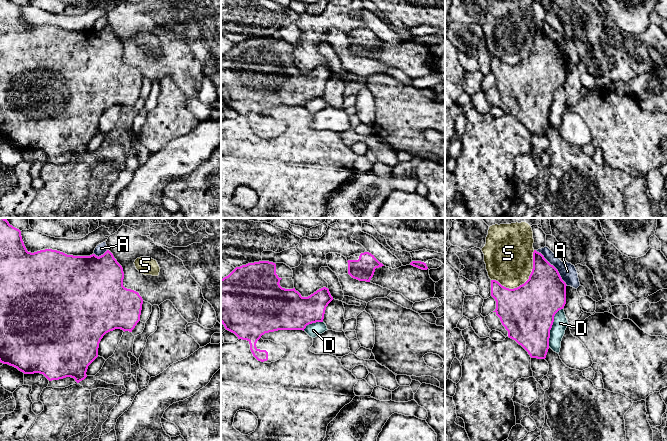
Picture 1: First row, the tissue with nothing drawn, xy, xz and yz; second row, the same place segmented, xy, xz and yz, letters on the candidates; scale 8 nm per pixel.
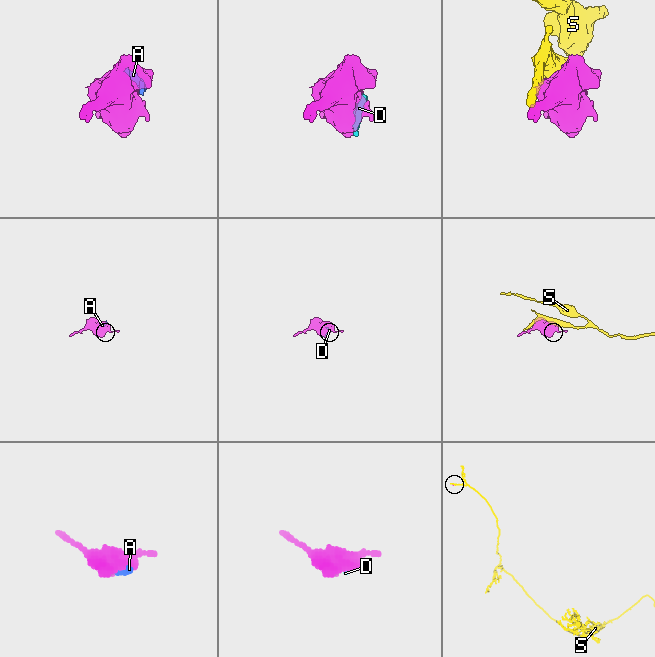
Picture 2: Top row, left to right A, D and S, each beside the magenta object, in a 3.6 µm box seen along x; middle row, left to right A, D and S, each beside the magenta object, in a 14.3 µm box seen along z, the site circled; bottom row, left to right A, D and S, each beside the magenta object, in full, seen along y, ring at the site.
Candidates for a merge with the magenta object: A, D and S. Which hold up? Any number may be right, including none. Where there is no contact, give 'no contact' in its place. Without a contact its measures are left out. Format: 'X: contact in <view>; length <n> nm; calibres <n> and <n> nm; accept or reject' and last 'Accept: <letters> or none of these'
A: contact in yz; length 380 nm; calibres 360 and 140 nm; reject
D: contact in yz; length 340 nm; calibres 440 and 120 nm; reject
S: contact in yz; length 420 nm; calibres 440 and 380 nm; reject
Accept: none of these

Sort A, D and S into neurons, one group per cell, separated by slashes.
A D / S

